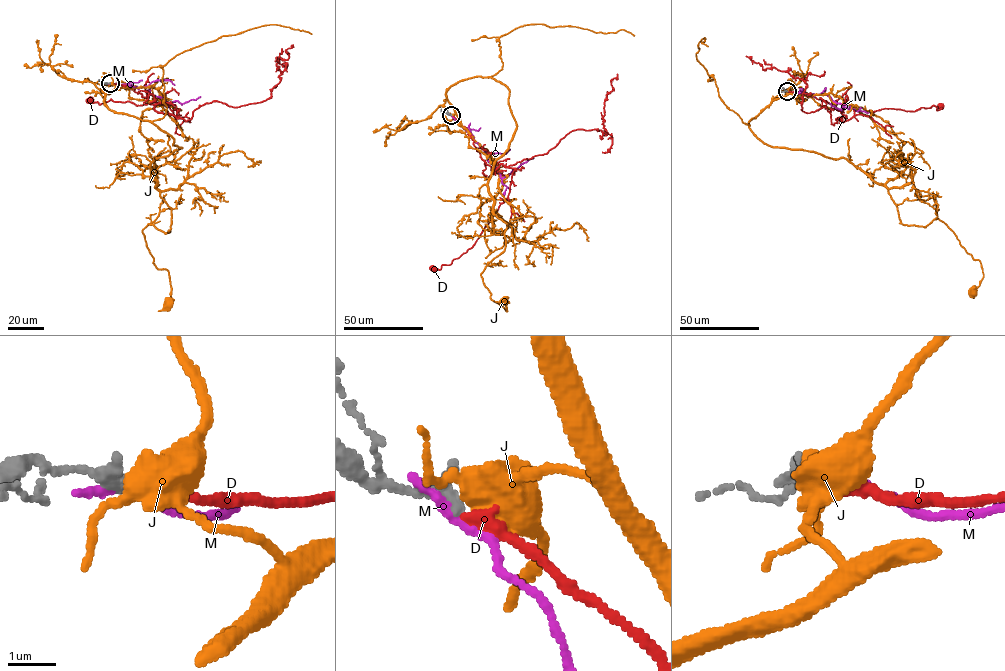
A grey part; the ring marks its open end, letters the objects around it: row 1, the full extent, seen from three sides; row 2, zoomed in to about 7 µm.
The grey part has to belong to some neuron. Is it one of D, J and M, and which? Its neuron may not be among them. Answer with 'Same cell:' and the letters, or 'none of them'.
Same cell: D

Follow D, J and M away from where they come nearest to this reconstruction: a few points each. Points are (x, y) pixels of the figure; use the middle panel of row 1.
D: (451, 115), (468, 131), (492, 170), (500, 164), (515, 169), (508, 197), (475, 244), (449, 264), (434, 268)
J: (451, 115), (460, 81), (509, 90), (516, 130), (488, 184), (505, 250), (480, 273), (504, 301)
M: (451, 115), (459, 125), (470, 131), (501, 178), (533, 158)

